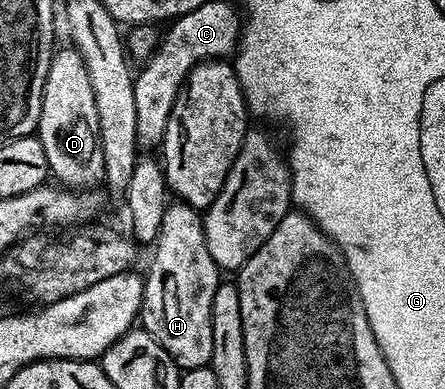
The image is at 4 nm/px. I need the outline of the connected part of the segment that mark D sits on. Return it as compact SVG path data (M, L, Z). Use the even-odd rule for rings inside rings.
M65 45L52 57L47 81L43 89L42 109L36 136L42 141L49 174L61 186L69 190L93 190L104 180L101 129L98 124L98 109L94 102L94 91L82 57L76 48Z

